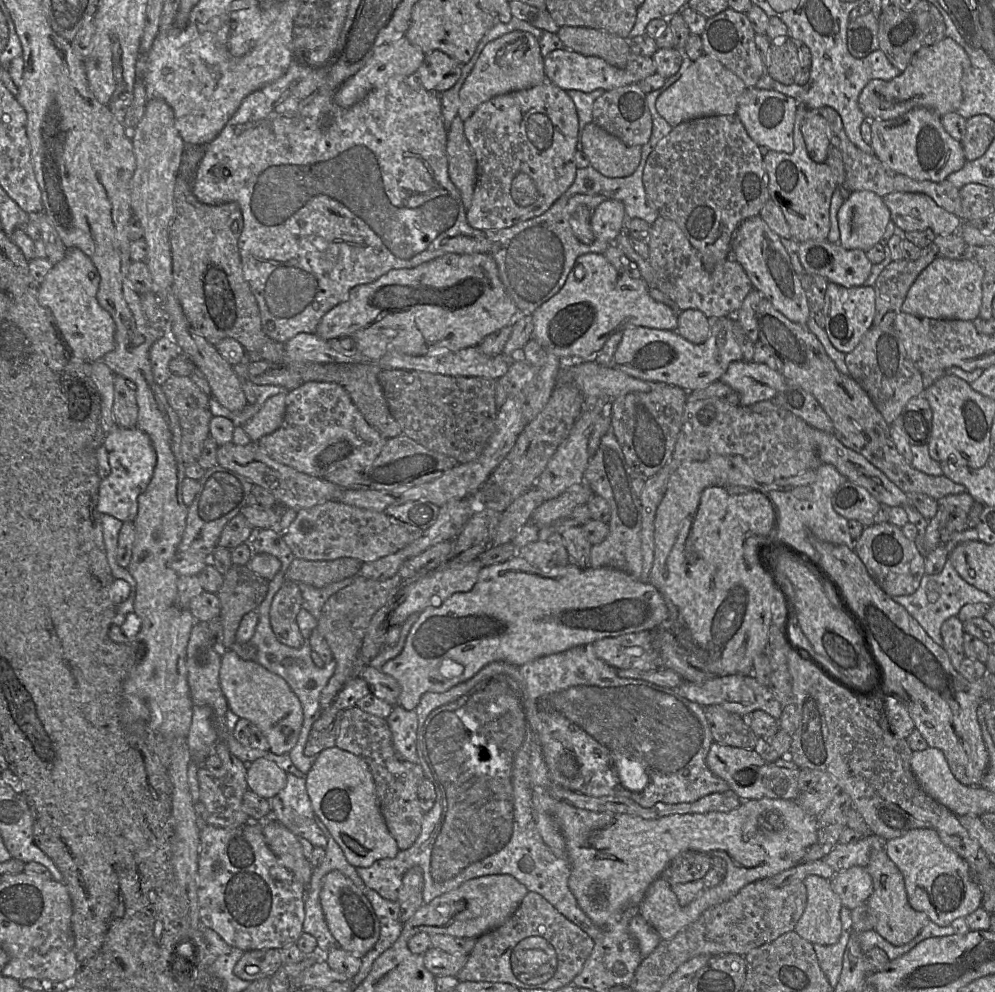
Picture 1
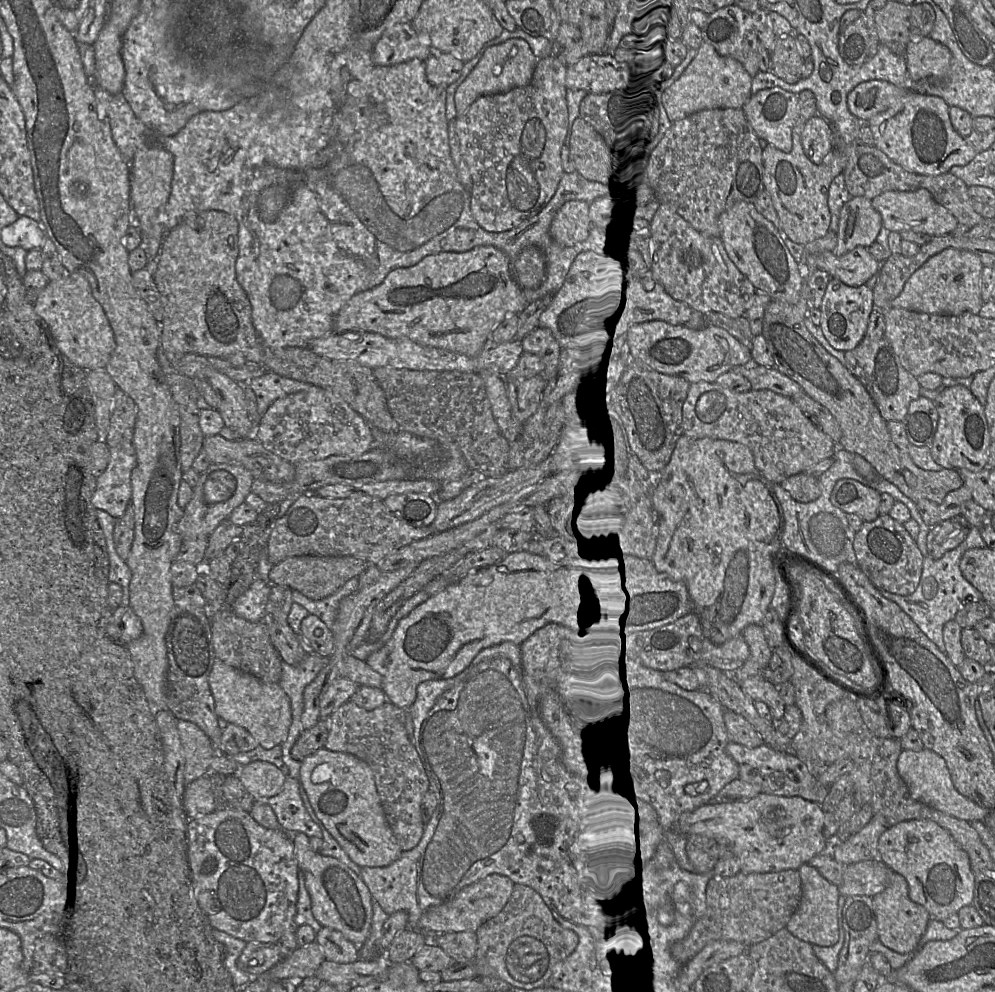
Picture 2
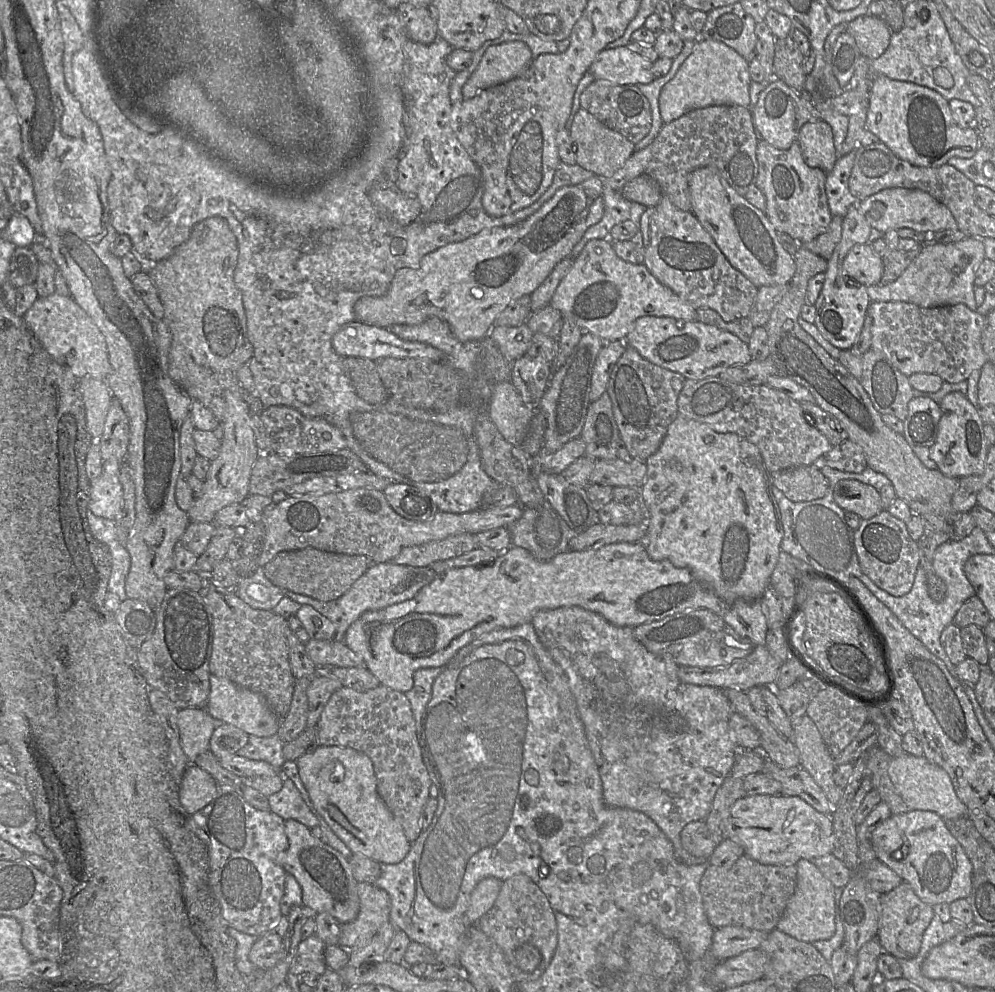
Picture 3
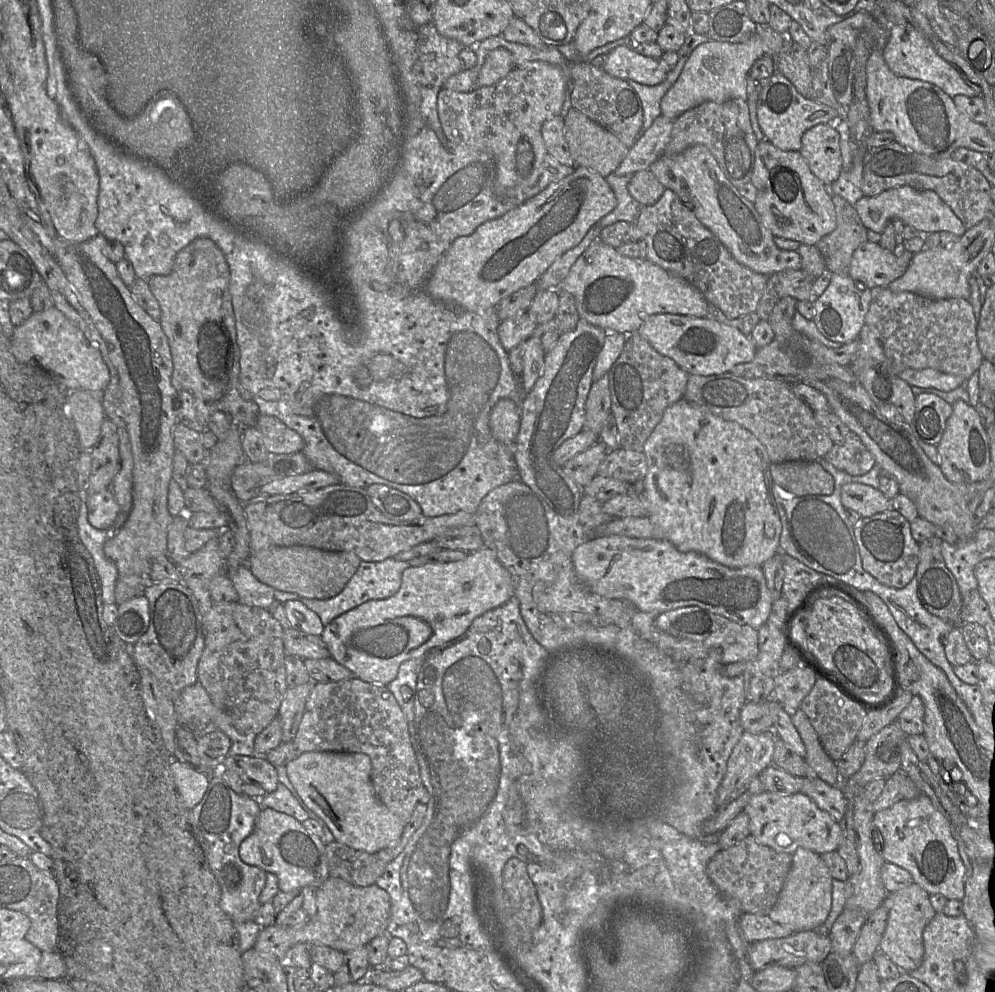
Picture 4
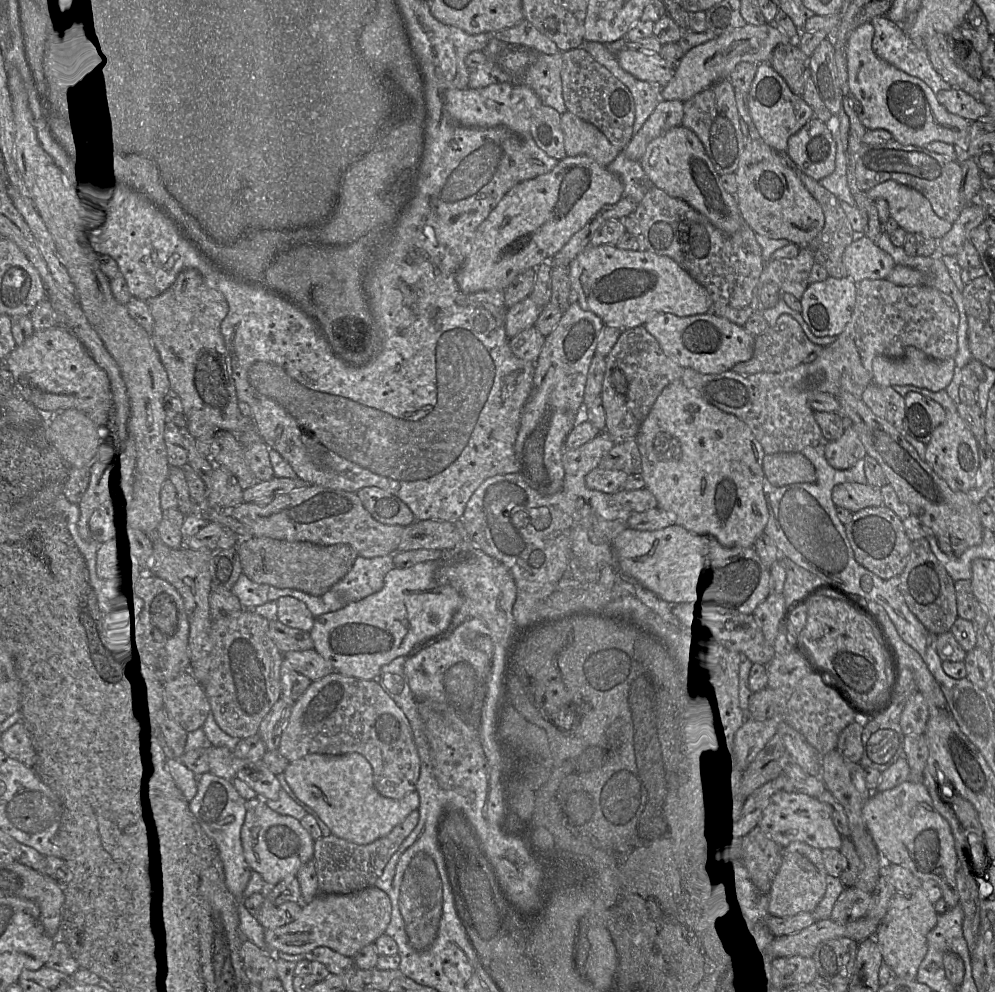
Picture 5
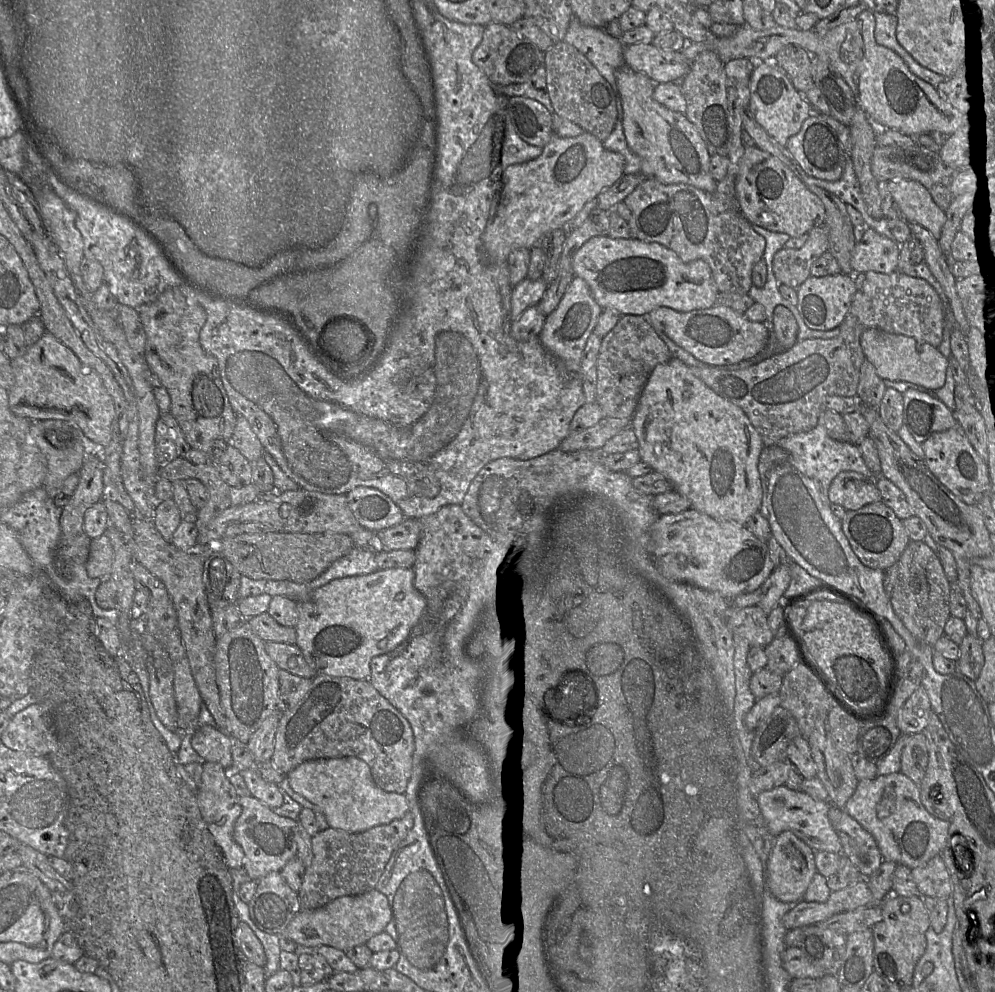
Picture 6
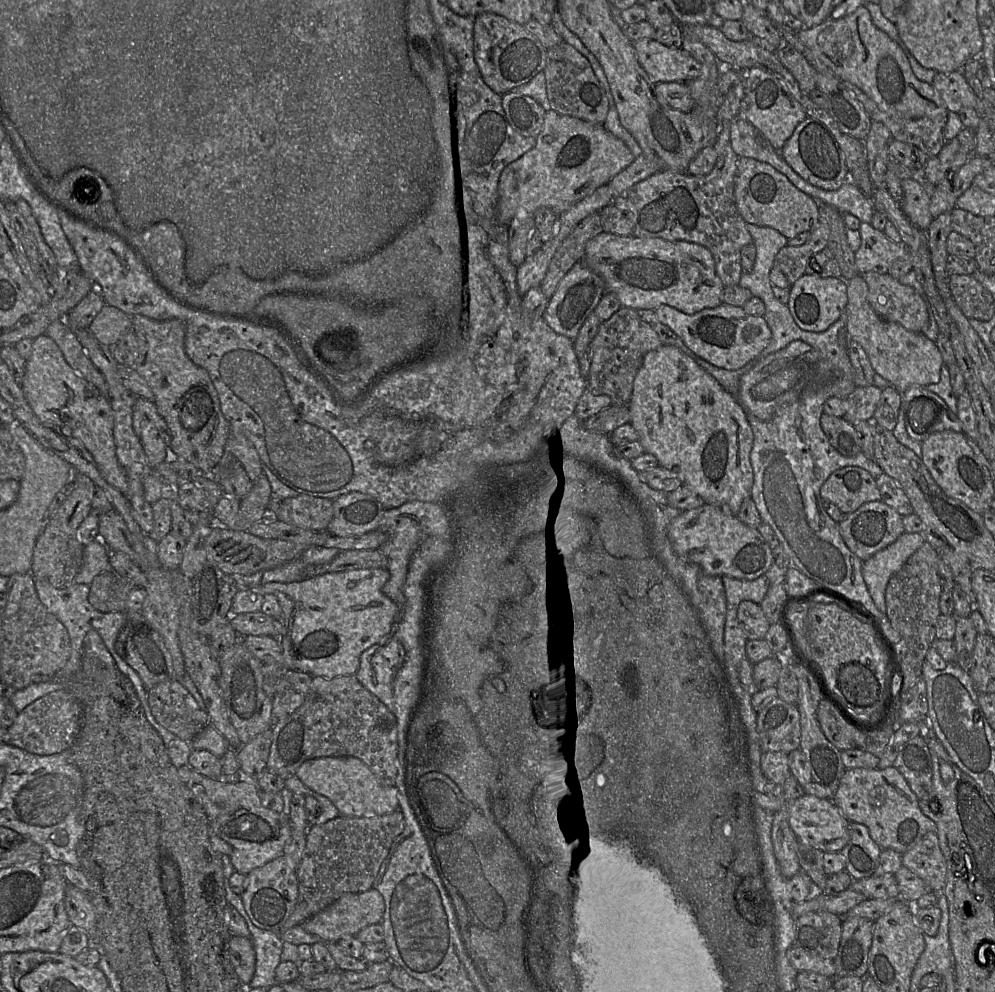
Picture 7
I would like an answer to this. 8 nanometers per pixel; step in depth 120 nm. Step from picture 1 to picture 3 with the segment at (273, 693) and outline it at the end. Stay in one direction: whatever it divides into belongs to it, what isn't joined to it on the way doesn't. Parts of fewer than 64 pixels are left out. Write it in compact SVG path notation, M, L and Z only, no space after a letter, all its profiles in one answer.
M210 675L210 694L205 709L214 719L234 725L249 735L272 737L277 735L280 727L281 718L273 712L262 695L215 675Z

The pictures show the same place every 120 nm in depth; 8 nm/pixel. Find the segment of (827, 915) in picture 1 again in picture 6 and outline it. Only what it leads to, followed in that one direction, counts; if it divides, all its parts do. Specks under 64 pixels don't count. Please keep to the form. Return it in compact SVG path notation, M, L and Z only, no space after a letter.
M783 831L776 838L767 863L767 885L779 901L798 903L817 872L815 851L791 831Z

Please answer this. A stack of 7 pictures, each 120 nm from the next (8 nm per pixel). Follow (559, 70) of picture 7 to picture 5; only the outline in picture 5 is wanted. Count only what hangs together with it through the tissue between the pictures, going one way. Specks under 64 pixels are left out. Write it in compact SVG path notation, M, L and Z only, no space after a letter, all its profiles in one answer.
M582 48L561 51L561 55L562 95L567 111L593 124L612 145L624 149L633 137L635 121L635 104L627 86Z

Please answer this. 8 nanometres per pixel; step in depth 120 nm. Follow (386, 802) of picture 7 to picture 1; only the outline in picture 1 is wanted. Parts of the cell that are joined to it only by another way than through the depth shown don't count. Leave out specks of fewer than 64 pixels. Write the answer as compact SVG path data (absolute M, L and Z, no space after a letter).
M337 746L320 752L305 775L306 789L319 820L326 826L343 850L348 862L355 867L369 867L383 858L393 858L400 851L381 814L375 782L368 764L359 756Z

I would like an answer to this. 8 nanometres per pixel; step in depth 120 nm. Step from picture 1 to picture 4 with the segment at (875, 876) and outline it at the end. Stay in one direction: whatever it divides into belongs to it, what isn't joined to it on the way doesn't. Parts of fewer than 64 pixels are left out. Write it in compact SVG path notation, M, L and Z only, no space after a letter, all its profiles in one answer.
M918 884L888 893L883 904L888 909L887 925L879 945L879 952L886 955L902 972L910 973L917 969L924 955L923 931L936 912L931 905L930 895Z

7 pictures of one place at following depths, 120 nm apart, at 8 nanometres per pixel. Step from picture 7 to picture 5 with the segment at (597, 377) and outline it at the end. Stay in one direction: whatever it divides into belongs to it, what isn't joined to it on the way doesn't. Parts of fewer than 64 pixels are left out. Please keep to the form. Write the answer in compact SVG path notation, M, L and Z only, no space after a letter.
M645 327L622 330L605 357L605 373L600 398L606 414L606 432L615 444L635 439L641 424L663 389L681 380L684 368L667 356Z

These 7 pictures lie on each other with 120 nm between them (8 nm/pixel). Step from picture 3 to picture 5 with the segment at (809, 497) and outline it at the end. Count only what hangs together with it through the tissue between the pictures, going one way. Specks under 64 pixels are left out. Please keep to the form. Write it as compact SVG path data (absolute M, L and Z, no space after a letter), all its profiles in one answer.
M799 452L765 454L763 471L774 487L794 483L812 483L816 480L815 467Z

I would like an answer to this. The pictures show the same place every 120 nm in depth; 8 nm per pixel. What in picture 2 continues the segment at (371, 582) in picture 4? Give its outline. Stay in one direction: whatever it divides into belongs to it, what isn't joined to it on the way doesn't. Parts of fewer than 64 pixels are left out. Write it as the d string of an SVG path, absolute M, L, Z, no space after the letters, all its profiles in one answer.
M358 577L348 580L334 594L320 599L310 599L296 590L291 590L292 601L304 607L310 614L317 616L322 620L329 630L332 629L343 598L357 590L359 585Z

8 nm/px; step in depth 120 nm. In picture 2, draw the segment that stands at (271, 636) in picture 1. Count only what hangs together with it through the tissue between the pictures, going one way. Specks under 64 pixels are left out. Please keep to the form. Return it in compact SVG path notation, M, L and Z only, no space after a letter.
M317 653L307 654L295 665L282 661L282 672L279 685L283 688L290 700L292 721L288 730L286 740L281 744L282 759L289 769L289 776L300 777L301 761L291 756L291 749L304 730L301 716L304 710L303 692L305 687L311 683L319 671L328 663L328 657Z

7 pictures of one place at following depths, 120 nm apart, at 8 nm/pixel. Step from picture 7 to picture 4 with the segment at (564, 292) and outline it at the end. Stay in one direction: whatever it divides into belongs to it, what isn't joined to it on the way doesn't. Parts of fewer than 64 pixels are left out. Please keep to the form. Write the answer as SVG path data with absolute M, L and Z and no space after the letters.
M579 319L574 330L560 334L554 346L545 354L541 375L521 403L520 429L513 446L513 457L519 469L519 479L548 506L563 516L571 516L578 511L583 492L582 487L564 472L563 467L553 461L552 454L564 441L583 429L585 402L593 383L592 373L606 334L601 328L583 319Z

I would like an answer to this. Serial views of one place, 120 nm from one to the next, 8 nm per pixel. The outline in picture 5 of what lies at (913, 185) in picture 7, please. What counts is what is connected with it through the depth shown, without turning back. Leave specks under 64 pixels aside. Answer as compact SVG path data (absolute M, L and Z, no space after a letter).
M890 180L867 193L873 199L885 199L899 227L910 233L940 240L953 227L953 222L935 213L931 202L922 192L907 185Z

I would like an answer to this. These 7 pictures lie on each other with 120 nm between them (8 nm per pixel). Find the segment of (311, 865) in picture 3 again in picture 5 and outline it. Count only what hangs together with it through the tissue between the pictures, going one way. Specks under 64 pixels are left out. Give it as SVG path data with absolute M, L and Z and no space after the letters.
M258 797L246 801L245 806L246 817L241 829L244 856L250 868L259 873L268 886L296 875L303 864L314 858L315 840L298 819L273 811Z

